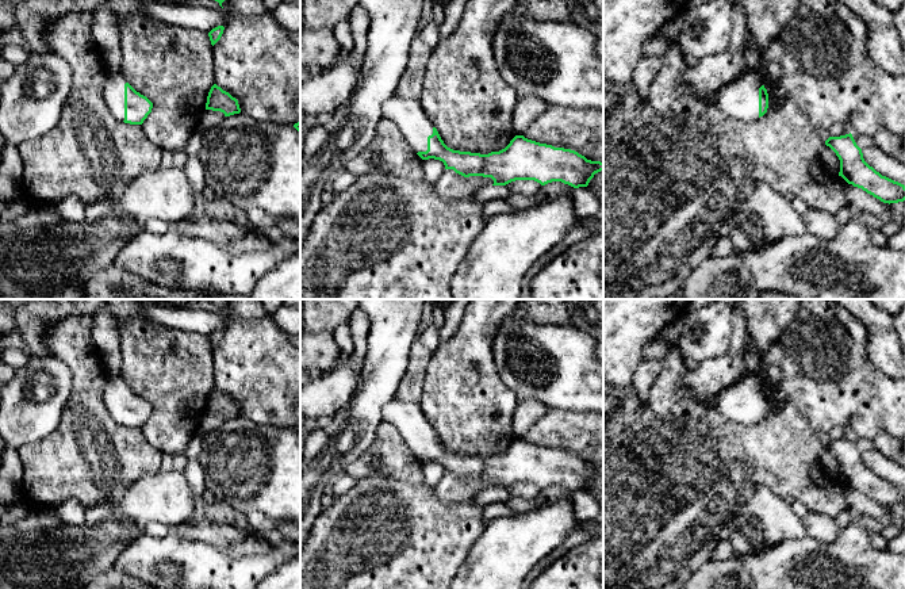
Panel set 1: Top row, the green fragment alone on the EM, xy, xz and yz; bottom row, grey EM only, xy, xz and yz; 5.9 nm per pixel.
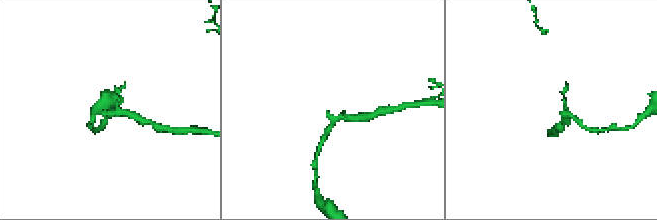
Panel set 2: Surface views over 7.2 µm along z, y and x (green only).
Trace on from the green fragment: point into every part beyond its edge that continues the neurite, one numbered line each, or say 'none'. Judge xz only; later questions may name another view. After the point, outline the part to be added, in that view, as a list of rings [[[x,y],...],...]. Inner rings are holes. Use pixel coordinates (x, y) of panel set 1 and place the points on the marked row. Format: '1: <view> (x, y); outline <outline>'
1: xz (407, 114); outline [[[392,96],[381,106],[383,118],[391,119],[411,149],[418,152],[427,150],[427,137],[433,134],[433,122],[423,112],[422,106],[415,99]]]

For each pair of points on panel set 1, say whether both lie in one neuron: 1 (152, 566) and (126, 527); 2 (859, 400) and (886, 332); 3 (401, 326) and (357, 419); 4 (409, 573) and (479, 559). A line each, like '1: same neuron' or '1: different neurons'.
1: different neurons
2: different neurons
3: same neuron
4: different neurons

